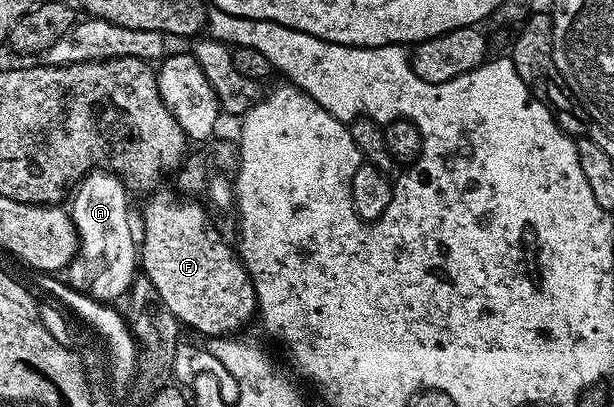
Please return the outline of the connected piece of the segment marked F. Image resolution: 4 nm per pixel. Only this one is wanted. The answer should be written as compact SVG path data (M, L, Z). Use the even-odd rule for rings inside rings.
M154 189L146 197L150 198L146 200L145 211L141 214L145 221L145 235L139 238L139 266L144 277L151 280L157 301L176 316L182 327L190 326L205 334L206 339L236 335L252 318L254 321L257 314L255 288L249 273L245 271L245 263L241 261L238 251L234 247L232 250L221 239L216 224L197 200L186 200L176 189L161 189Z

